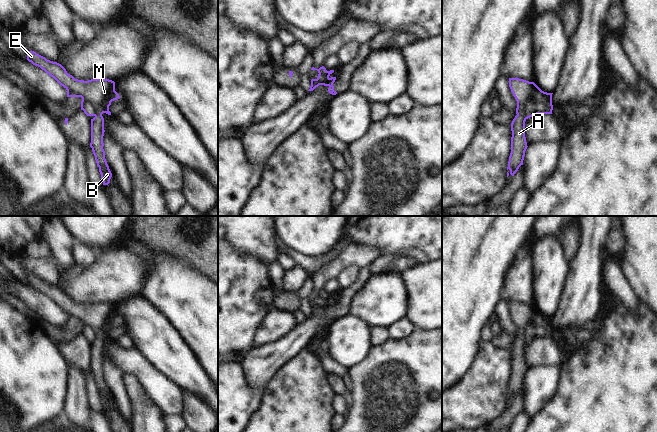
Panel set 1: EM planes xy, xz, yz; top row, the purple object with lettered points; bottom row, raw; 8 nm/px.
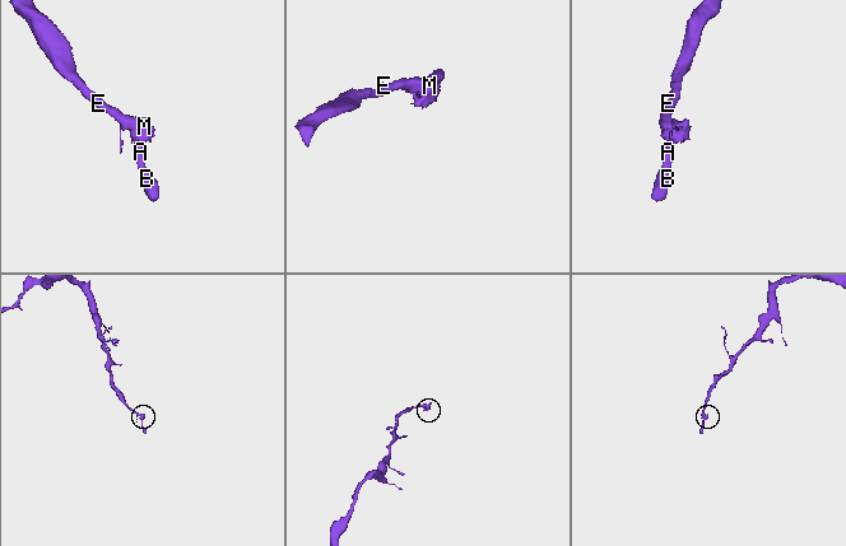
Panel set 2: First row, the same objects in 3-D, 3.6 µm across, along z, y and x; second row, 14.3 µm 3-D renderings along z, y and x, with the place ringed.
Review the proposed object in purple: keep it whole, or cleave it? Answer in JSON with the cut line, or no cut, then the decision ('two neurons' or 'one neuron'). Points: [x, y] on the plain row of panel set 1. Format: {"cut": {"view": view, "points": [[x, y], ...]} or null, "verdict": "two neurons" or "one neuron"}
{"cut": null, "verdict": "one neuron"}

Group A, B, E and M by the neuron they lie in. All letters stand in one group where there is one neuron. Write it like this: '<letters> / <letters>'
A B E M

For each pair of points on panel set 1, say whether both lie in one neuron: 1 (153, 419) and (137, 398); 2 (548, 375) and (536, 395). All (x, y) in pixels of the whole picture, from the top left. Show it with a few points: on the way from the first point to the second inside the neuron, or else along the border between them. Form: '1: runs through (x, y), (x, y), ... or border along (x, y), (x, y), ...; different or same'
1: runs through (148, 414), (143, 409), (141, 403); same
2: runs through (544, 380), (538, 390); same

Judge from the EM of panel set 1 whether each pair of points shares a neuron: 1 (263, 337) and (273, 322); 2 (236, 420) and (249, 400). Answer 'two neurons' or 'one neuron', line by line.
1: one neuron
2: one neuron

